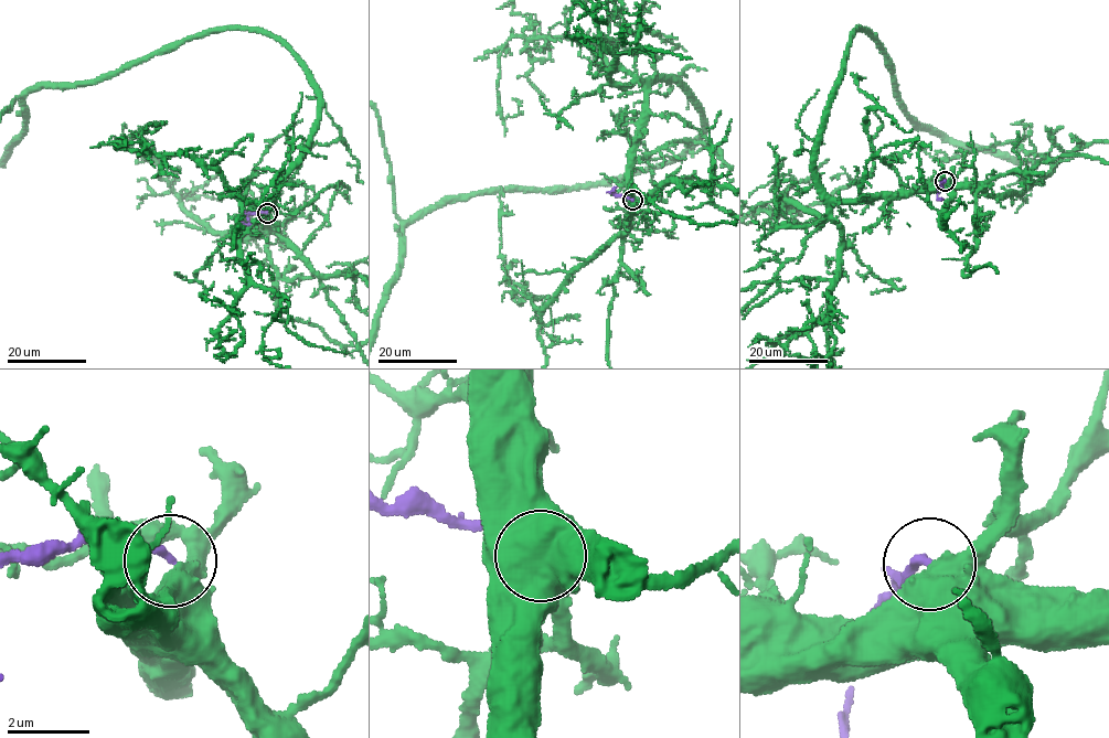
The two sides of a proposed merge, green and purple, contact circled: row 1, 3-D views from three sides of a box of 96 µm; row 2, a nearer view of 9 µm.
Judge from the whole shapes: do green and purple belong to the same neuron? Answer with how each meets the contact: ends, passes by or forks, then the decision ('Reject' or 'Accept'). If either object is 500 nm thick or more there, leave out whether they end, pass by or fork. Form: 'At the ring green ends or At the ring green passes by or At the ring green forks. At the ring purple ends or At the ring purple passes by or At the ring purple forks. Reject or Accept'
Accept

